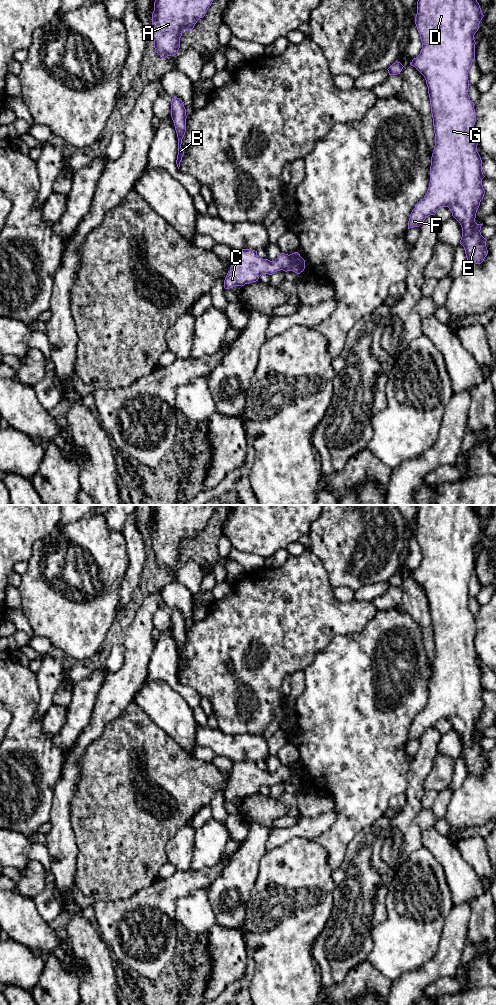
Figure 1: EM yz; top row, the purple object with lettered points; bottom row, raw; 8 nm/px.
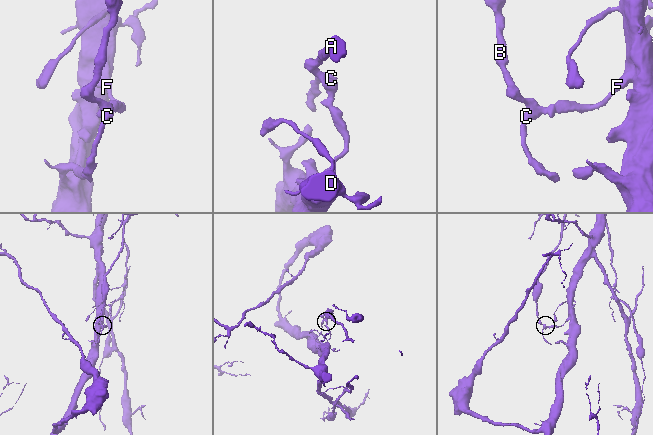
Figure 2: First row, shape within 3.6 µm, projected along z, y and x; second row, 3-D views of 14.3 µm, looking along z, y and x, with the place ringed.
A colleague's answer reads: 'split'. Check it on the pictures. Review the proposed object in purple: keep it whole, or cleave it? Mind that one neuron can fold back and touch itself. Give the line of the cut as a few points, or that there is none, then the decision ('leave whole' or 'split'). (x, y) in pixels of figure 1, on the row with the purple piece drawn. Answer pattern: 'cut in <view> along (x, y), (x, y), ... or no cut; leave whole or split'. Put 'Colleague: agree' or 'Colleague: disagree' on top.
Colleague: agree
cut in yz along (288, 255), (290, 270); split

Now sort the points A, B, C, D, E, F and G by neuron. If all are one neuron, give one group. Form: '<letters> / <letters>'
A B C / D E F G

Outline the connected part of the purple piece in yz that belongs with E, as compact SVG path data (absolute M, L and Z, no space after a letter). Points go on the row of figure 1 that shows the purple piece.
M418 0L415 24L422 49L410 62L426 80L435 146L431 157L428 191L412 210L408 229L419 227L428 216L435 215L440 207L448 207L462 227L460 244L464 247L467 262L475 264L484 261L488 250L487 239L480 232L483 223L475 222L477 210L485 194L482 185L485 176L474 135L476 112L474 102L468 95L468 72L475 60L474 35L483 17L477 0Z

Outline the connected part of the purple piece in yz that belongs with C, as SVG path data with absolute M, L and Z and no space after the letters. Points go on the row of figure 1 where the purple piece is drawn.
M252 249L234 250L230 270L224 280L224 288L242 287L258 281L262 274L272 275L280 270L290 271L288 254L281 253L275 261L270 261L260 258L257 251Z

